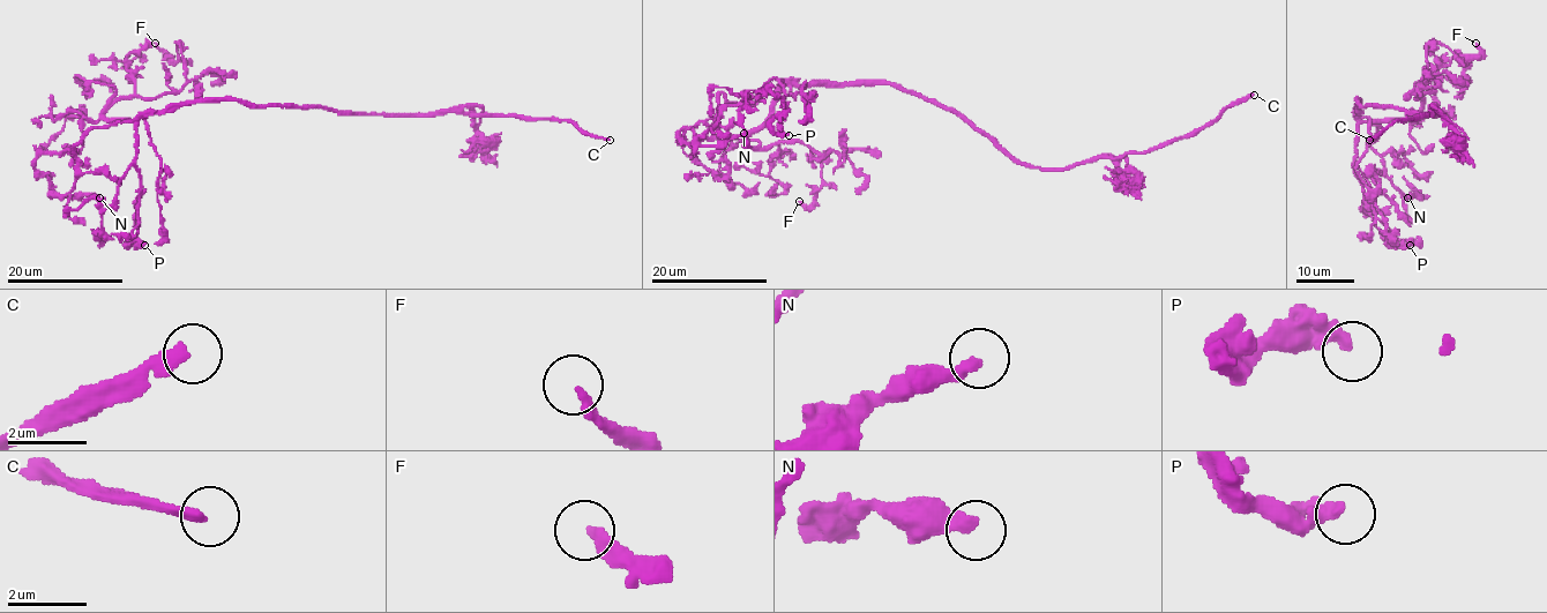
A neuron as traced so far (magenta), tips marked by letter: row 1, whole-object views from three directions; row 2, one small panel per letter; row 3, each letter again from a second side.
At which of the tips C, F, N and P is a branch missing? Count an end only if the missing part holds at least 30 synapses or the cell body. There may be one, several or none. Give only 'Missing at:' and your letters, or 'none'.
Missing at: C

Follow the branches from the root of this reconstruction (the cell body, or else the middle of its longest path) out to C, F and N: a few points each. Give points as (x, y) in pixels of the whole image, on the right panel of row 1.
C: (1361, 105), (1442, 113), (1396, 119), (1369, 140)
F: (1361, 105), (1364, 120), (1410, 119), (1428, 90), (1427, 45), (1444, 44), (1465, 61), (1480, 53), (1475, 43)
N: (1361, 105), (1358, 101), (1359, 117), (1379, 128), (1367, 144), (1400, 193), (1419, 194), (1407, 197)

